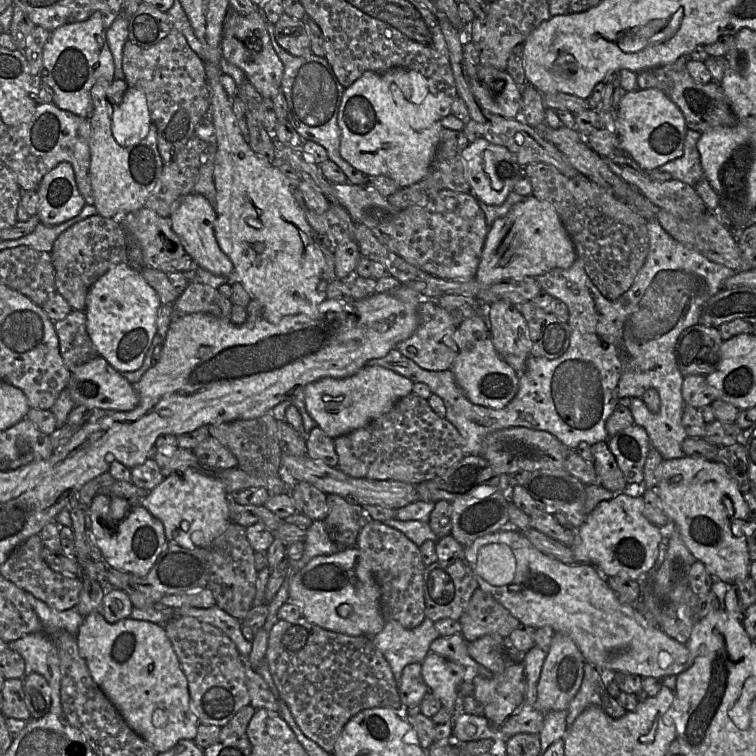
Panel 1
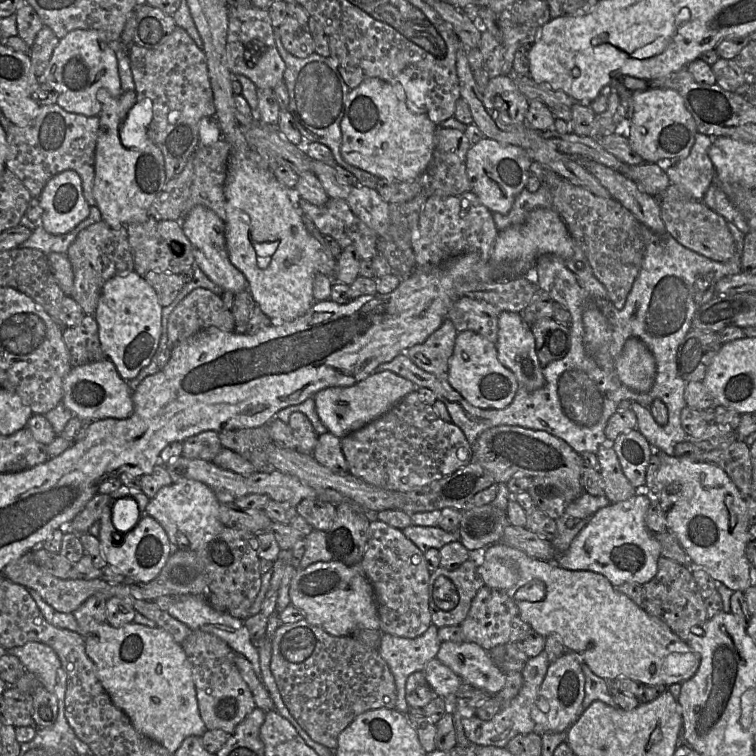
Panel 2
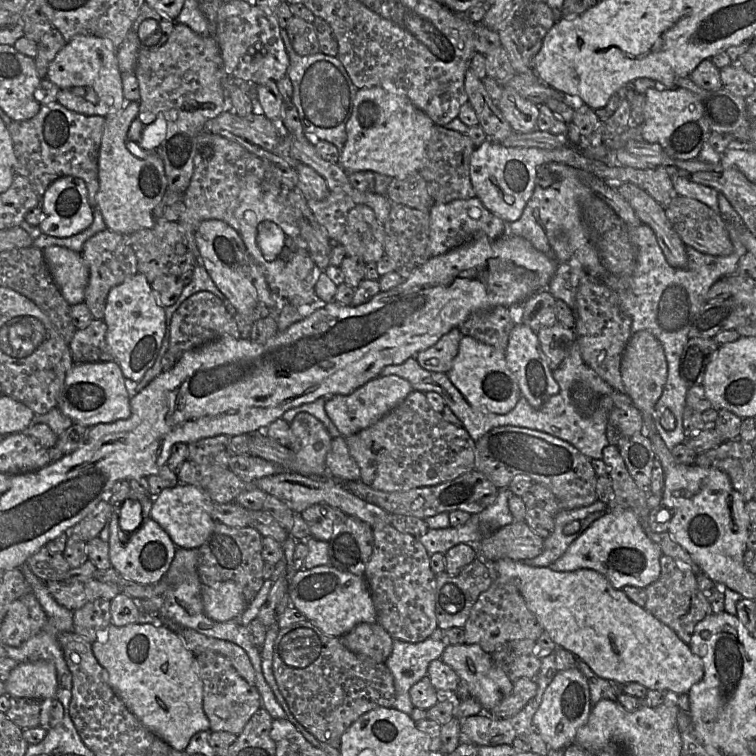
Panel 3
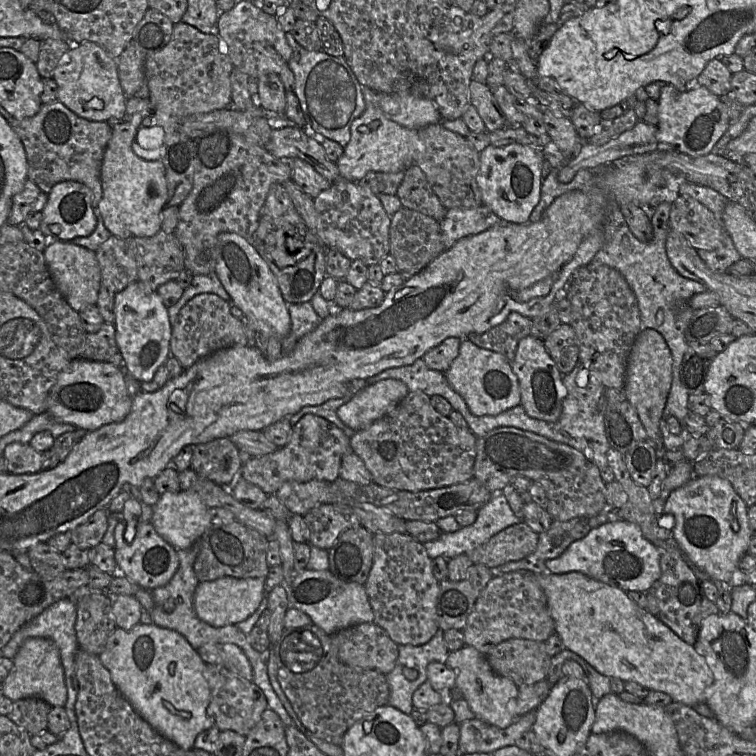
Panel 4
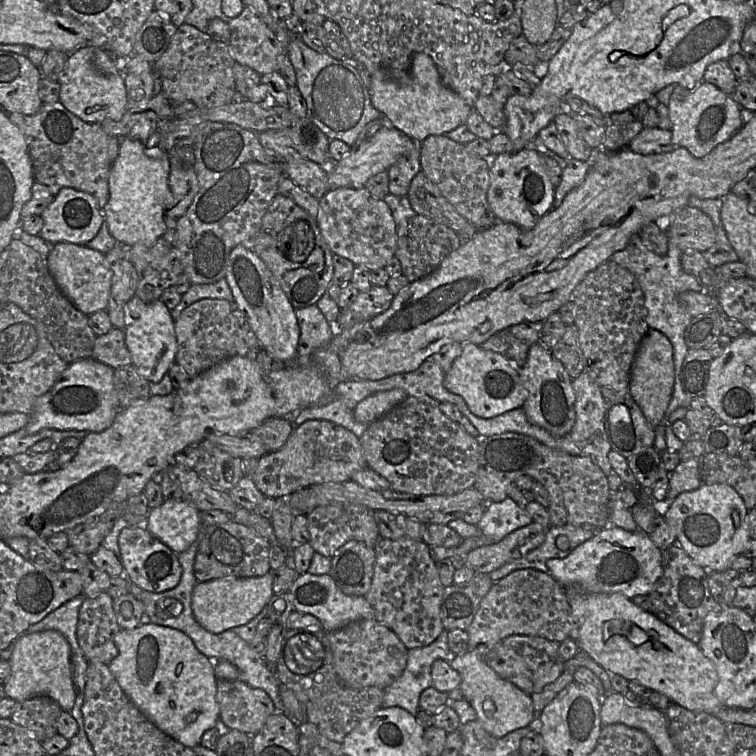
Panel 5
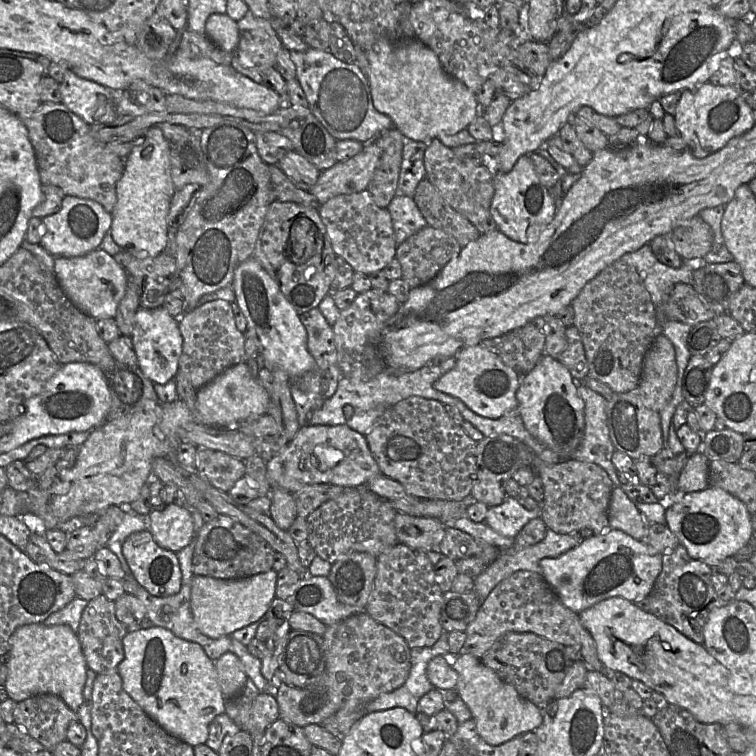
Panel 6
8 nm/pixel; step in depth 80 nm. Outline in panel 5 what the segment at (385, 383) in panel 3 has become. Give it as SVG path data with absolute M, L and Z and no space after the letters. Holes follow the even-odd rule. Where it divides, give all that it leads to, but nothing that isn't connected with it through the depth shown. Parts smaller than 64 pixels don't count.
M401 389L376 392L360 401L353 410L353 417L361 423L371 424L406 398Z

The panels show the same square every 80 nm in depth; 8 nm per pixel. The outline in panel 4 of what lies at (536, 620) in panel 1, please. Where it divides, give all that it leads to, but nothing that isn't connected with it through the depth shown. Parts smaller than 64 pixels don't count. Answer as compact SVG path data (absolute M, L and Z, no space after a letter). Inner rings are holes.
M581 572L536 574L536 576L546 595L555 624L555 633L567 649L581 656L599 673L609 678L639 683L649 690L665 692L673 701L687 706L692 707L705 702L705 692L714 681L713 673L705 658L698 654L694 645L682 640L647 609L639 607L625 591Z

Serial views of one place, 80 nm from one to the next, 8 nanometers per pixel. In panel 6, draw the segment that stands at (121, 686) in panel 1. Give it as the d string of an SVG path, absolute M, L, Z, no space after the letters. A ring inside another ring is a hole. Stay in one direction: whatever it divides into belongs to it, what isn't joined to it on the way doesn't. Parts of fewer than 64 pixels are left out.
M153 626L148 629L129 631L123 638L124 659L117 667L124 690L170 735L195 747L205 744L211 721L225 712L226 699L218 683L215 662L196 642L177 637L170 630Z

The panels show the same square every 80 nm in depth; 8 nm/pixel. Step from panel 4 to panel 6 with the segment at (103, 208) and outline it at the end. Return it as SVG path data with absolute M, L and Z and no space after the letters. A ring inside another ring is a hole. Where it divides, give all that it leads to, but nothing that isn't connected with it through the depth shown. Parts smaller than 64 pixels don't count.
M157 126L148 128L142 143L135 145L124 159L124 170L116 186L116 204L110 233L122 251L139 259L155 257L167 244L168 214L175 192L171 176L169 143Z

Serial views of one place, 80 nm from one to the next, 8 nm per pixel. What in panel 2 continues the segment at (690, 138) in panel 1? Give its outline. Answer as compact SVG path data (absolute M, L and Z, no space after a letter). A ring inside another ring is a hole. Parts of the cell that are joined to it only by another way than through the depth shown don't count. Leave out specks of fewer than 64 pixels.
M697 133L685 158L658 162L670 182L680 189L684 197L702 201L709 186L715 182L715 169L708 155L712 142L709 136Z

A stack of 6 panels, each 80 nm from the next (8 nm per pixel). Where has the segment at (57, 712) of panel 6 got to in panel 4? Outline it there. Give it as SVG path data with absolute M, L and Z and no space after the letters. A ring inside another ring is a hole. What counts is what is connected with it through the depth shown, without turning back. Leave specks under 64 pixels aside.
M40 698L16 700L7 717L31 736L48 730L48 714L52 706Z

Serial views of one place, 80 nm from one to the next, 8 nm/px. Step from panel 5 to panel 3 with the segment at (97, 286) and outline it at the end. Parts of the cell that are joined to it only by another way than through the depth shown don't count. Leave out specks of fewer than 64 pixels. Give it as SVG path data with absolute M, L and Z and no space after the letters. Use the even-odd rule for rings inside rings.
M54 245L43 249L43 255L65 300L71 306L83 303L89 272L80 253Z

